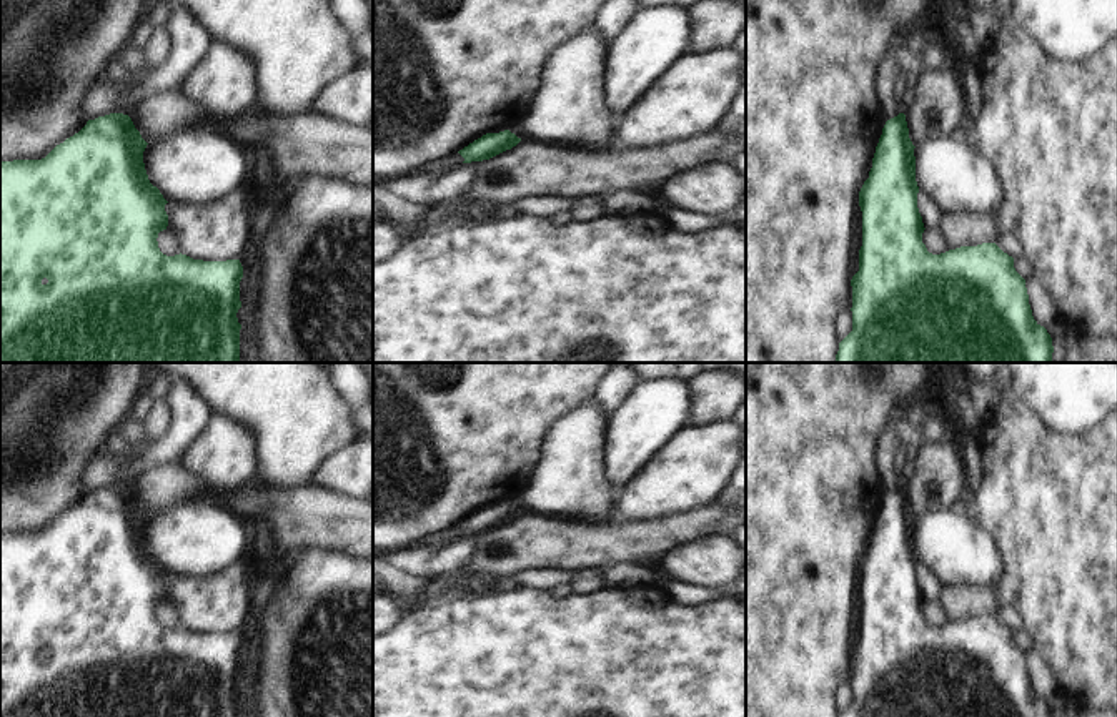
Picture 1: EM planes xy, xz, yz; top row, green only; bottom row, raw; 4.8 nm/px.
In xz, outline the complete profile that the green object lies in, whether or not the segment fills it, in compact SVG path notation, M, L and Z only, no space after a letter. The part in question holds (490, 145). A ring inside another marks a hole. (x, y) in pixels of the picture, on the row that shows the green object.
M509 130L499 133L486 133L481 138L474 140L458 153L464 158L463 163L471 161L483 161L489 160L506 150L511 150L521 141L514 133Z

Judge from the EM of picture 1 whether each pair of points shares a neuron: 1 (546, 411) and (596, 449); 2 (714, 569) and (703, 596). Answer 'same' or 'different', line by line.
1: different
2: different

